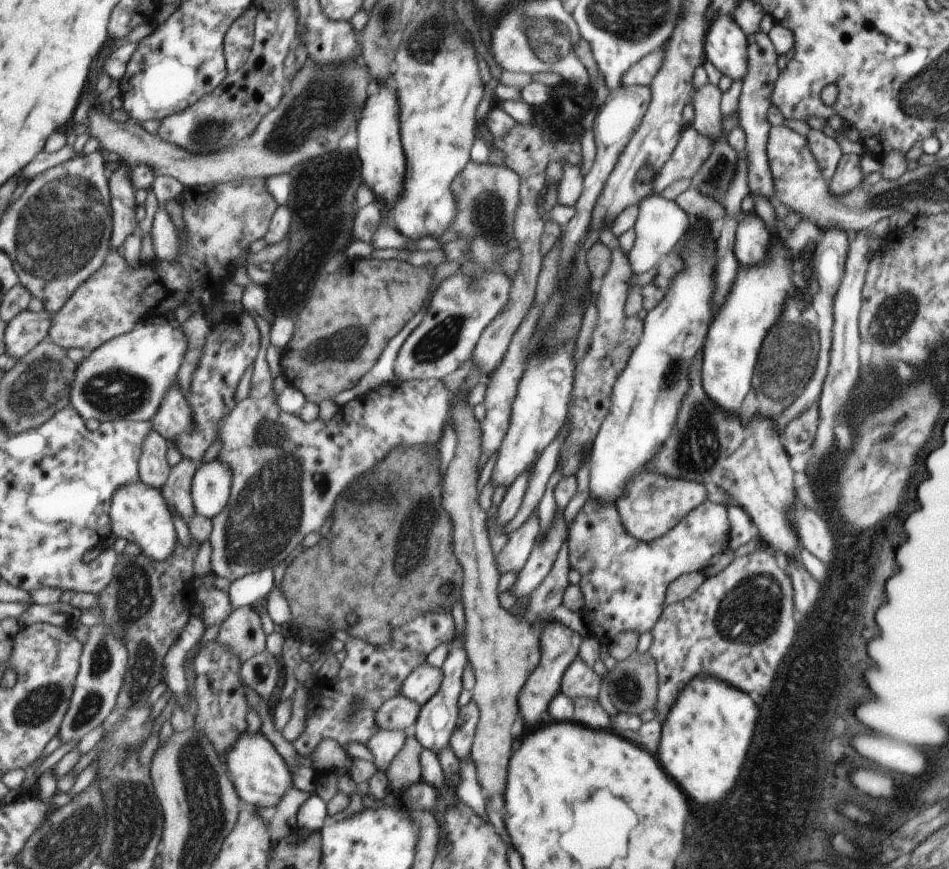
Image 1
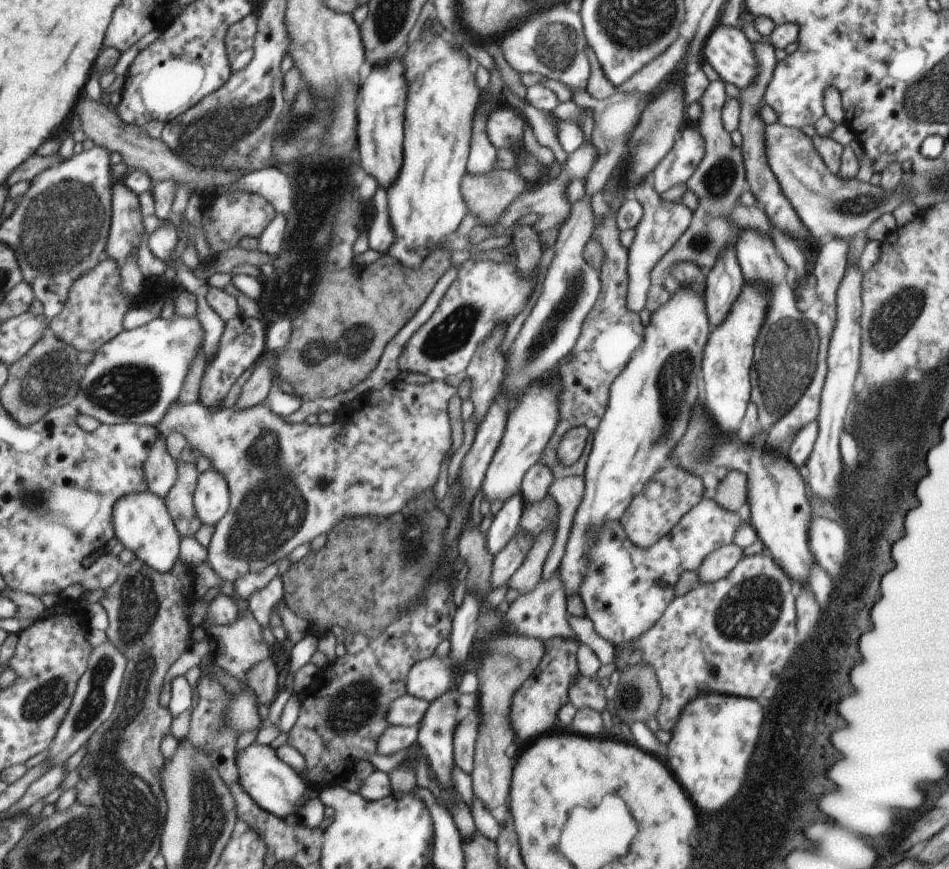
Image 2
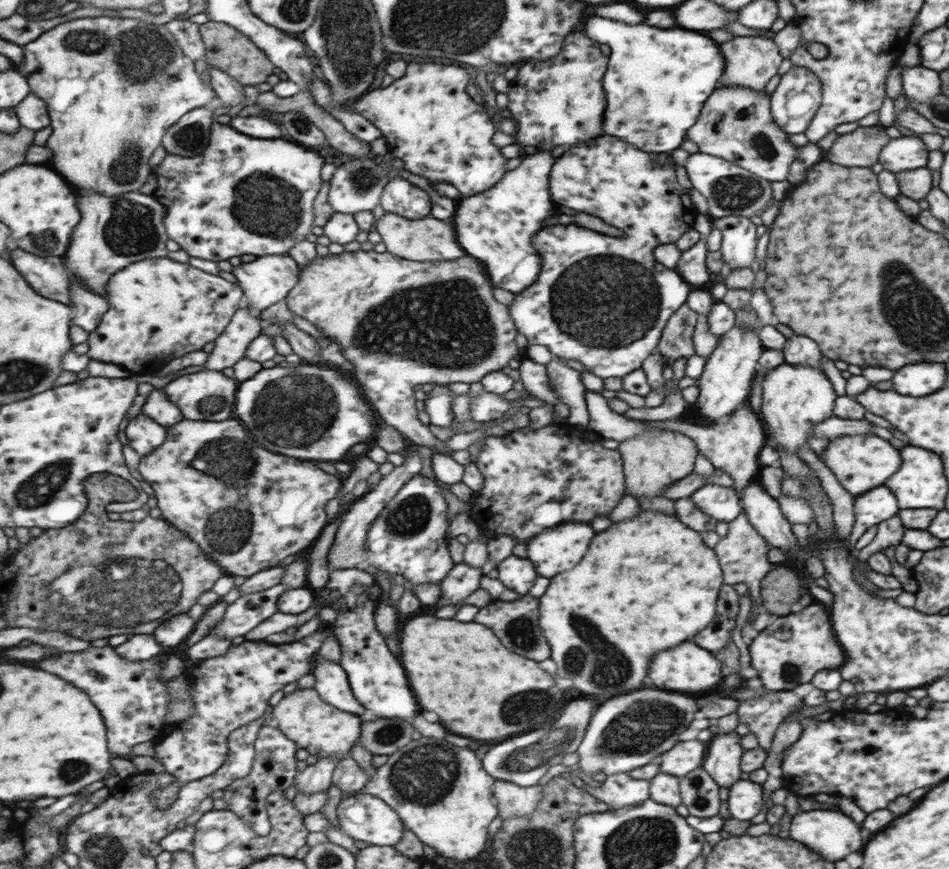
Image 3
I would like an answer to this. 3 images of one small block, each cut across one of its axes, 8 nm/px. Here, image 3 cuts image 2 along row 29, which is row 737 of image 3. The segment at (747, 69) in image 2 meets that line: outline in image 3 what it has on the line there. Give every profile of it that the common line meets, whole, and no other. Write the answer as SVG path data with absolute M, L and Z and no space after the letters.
M718 732L707 743L701 767L718 787L729 788L741 776L741 736Z

